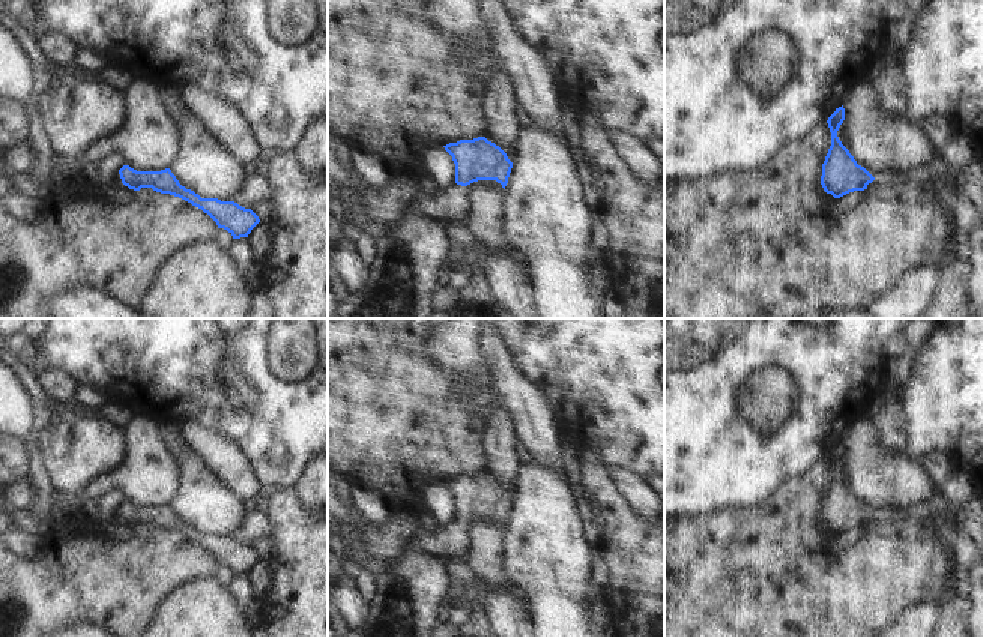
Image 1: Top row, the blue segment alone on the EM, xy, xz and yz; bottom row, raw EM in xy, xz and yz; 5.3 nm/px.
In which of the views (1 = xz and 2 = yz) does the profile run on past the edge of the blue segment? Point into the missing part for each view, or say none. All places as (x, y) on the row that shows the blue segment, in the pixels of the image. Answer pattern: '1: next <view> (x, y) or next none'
1: next xz (450, 205)
2: next yz (881, 178)

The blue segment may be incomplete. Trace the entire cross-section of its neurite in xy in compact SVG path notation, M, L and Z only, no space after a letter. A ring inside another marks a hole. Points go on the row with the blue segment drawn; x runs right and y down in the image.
M125 164L107 185L134 191L152 188L156 192L179 197L207 213L218 228L227 230L233 239L248 237L251 230L260 222L251 209L245 209L234 201L201 198L194 191L182 186L170 168L137 171Z

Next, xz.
M485 137L460 140L443 146L455 164L455 183L424 201L415 201L410 212L461 224L469 212L469 185L496 180L505 189L513 168L507 153Z

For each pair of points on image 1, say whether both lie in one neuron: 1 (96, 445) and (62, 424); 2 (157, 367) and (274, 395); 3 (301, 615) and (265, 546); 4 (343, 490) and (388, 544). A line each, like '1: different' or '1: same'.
1: same
2: same
3: different
4: same

